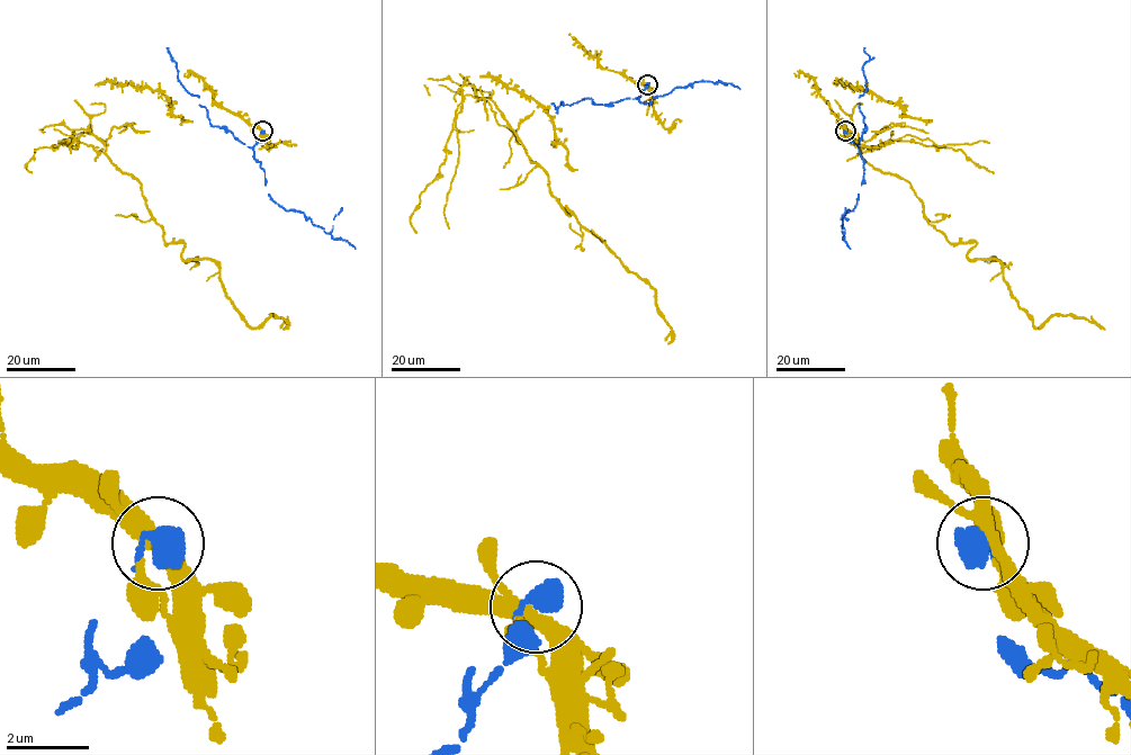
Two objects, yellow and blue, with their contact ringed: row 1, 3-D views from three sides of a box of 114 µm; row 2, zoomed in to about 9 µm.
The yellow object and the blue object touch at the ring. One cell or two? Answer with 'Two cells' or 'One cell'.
Two cells

